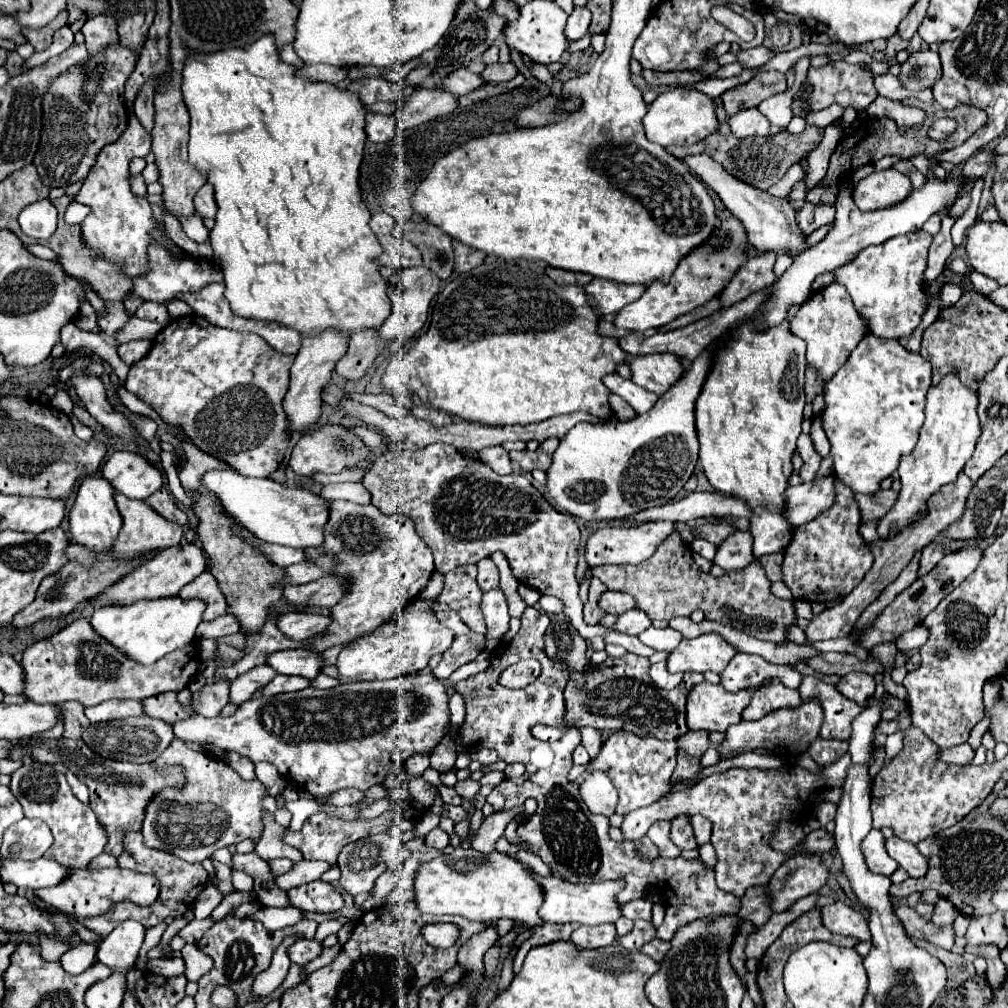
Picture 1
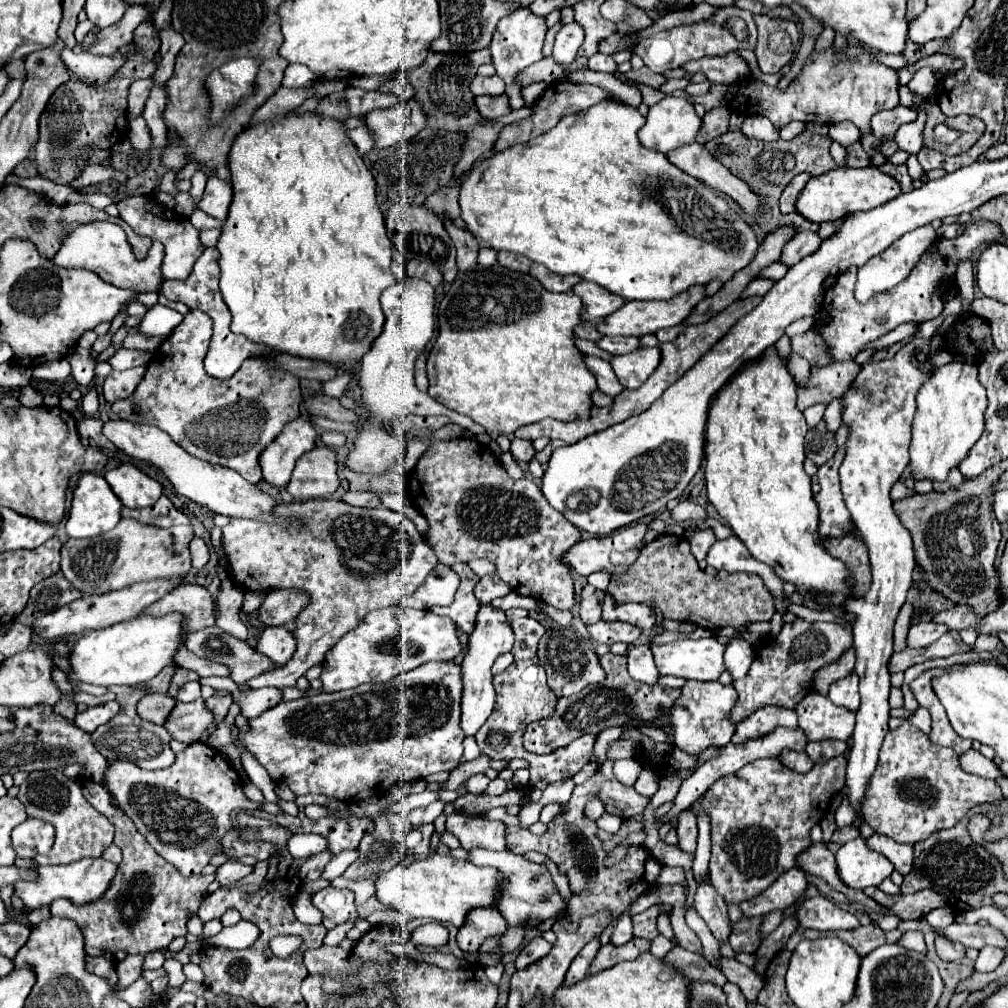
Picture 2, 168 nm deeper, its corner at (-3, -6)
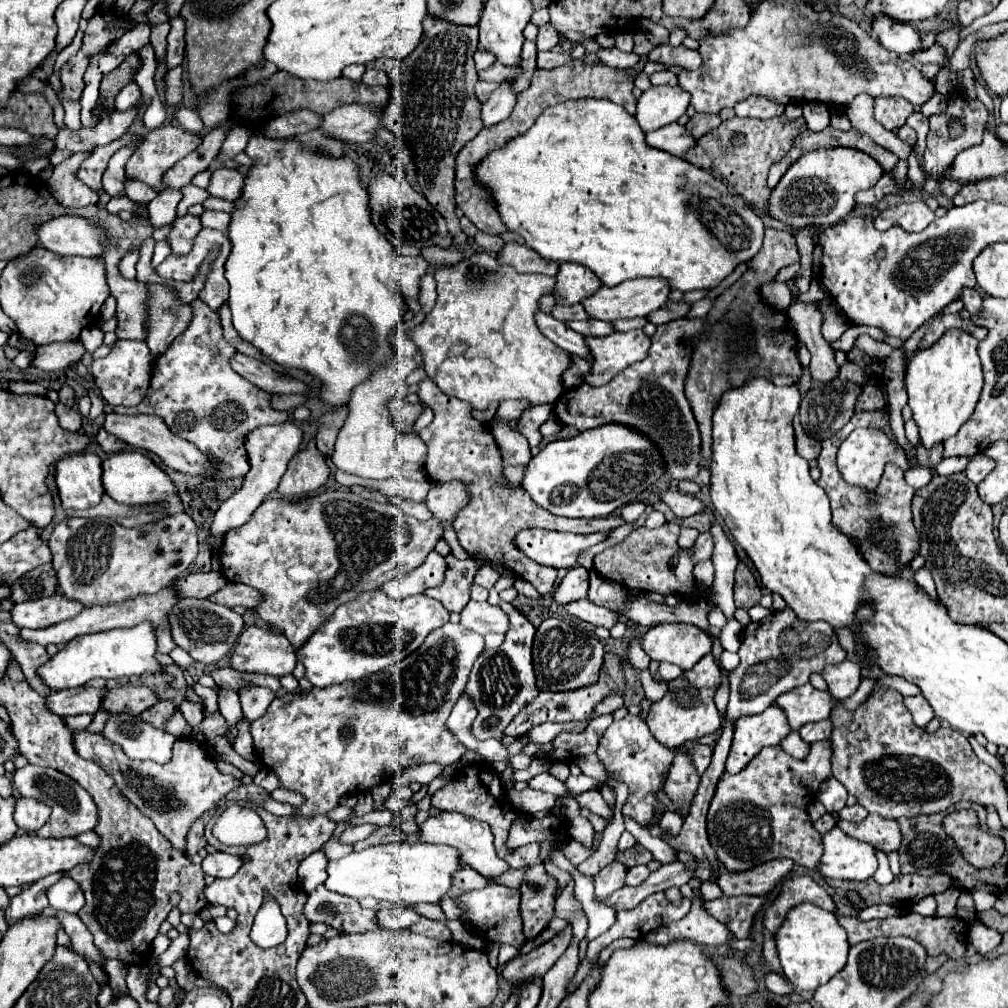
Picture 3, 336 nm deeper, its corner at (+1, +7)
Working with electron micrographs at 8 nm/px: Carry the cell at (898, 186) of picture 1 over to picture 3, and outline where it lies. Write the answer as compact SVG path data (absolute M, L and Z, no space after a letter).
M854 148L808 152L788 168L778 186L772 190L768 214L782 224L794 228L804 228L810 224L832 226L852 212L852 206L856 204L856 194L874 188L882 174L884 170L876 160L872 160L872 156Z

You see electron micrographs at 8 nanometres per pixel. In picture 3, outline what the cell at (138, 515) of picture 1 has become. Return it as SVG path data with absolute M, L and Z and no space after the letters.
M178 512L140 528L124 528L108 518L64 518L56 524L48 544L54 556L52 566L56 568L60 590L86 606L104 606L122 602L128 596L158 592L166 584L180 578L198 556L198 528L186 512Z

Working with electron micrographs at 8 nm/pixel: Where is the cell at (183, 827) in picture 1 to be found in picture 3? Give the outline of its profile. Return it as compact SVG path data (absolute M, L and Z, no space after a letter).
M86 730L74 734L74 748L82 758L96 762L108 776L112 776L120 792L154 822L156 830L168 838L174 848L182 850L184 854L190 826L208 810L218 806L226 794L242 786L240 780L222 774L216 768L216 758L206 742L196 738L178 738L174 744L174 756L166 764L156 764L152 760L132 760L118 744L112 744L102 734L90 734Z

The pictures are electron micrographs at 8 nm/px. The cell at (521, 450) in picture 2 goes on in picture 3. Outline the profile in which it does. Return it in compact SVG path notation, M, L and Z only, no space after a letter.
M542 404L542 406L532 406L522 412L522 416L516 422L516 430L528 440L530 446L538 446L542 440L542 434L538 428L552 416L552 406Z

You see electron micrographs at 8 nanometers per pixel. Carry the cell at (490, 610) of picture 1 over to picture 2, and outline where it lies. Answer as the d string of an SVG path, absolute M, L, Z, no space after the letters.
M480 605L480 611L476 615L476 625L472 635L468 635L468 653L462 663L462 721L460 727L466 735L476 735L476 731L484 725L484 721L490 717L494 709L494 687L492 687L492 673L490 667L496 661L500 653L510 651L514 645L514 633L508 625L506 613L500 609L494 609L492 605Z

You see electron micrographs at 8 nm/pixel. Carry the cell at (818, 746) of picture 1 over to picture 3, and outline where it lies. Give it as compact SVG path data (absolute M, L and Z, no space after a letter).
M820 720L820 722L812 722L812 724L804 724L804 728L800 728L800 736L808 744L814 744L818 740L830 740L832 722L830 720Z

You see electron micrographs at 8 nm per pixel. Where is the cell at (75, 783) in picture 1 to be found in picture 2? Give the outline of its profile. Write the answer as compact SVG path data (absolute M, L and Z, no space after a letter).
M78 779L84 797L94 805L102 815L110 819L116 827L114 845L122 849L122 863L118 865L118 877L112 879L108 893L92 905L72 905L72 901L54 901L50 911L60 917L74 919L84 931L84 951L88 955L144 955L162 947L174 937L186 935L186 923L190 913L196 913L202 901L208 895L208 885L214 881L214 875L194 875L184 877L174 865L164 861L152 845L138 832L136 825L114 805L110 793L92 779Z

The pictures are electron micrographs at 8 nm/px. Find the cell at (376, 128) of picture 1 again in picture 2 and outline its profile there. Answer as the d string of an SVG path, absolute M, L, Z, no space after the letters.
M366 126L350 129L350 131L348 131L348 137L352 139L352 143L354 143L356 149L360 151L360 155L368 153L368 151L375 146L372 134Z

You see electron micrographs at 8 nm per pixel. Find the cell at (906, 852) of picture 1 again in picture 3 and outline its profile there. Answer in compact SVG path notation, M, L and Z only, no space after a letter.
M866 816L862 822L854 824L854 822L836 822L848 836L860 840L860 842L868 842L872 846L876 846L878 850L882 850L884 854L896 852L900 850L900 826L894 820L884 820L882 816Z

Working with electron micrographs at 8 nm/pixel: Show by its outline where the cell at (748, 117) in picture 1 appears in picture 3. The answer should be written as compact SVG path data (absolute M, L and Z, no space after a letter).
M752 96L752 98L736 104L734 112L736 112L736 116L742 116L742 118L760 118L760 120L766 120L766 118L780 116L784 112L784 106L782 104L772 104L770 100L764 100L764 98Z

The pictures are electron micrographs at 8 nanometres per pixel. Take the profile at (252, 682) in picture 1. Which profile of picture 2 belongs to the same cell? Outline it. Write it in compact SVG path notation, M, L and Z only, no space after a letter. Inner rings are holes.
M310 499L288 505L280 503L274 513L290 519L288 527L232 519L222 529L228 571L236 587L240 585L244 591L254 593L302 589L310 597L310 603L296 617L294 657L282 669L252 677L246 683L252 689L294 687L298 677L324 661L328 649L344 633L356 629L370 611L398 605L404 595L414 593L424 583L438 563L436 553L426 545L414 523L386 507L360 509L336 499ZM336 543L346 543L346 549Z

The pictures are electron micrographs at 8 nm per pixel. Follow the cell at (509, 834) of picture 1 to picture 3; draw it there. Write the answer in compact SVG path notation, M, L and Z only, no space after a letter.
M612 862L606 868L602 868L596 876L594 876L594 886L596 886L596 896L598 898L608 898L608 894L612 894L614 890L624 886L624 878L626 878L628 868L622 862Z

